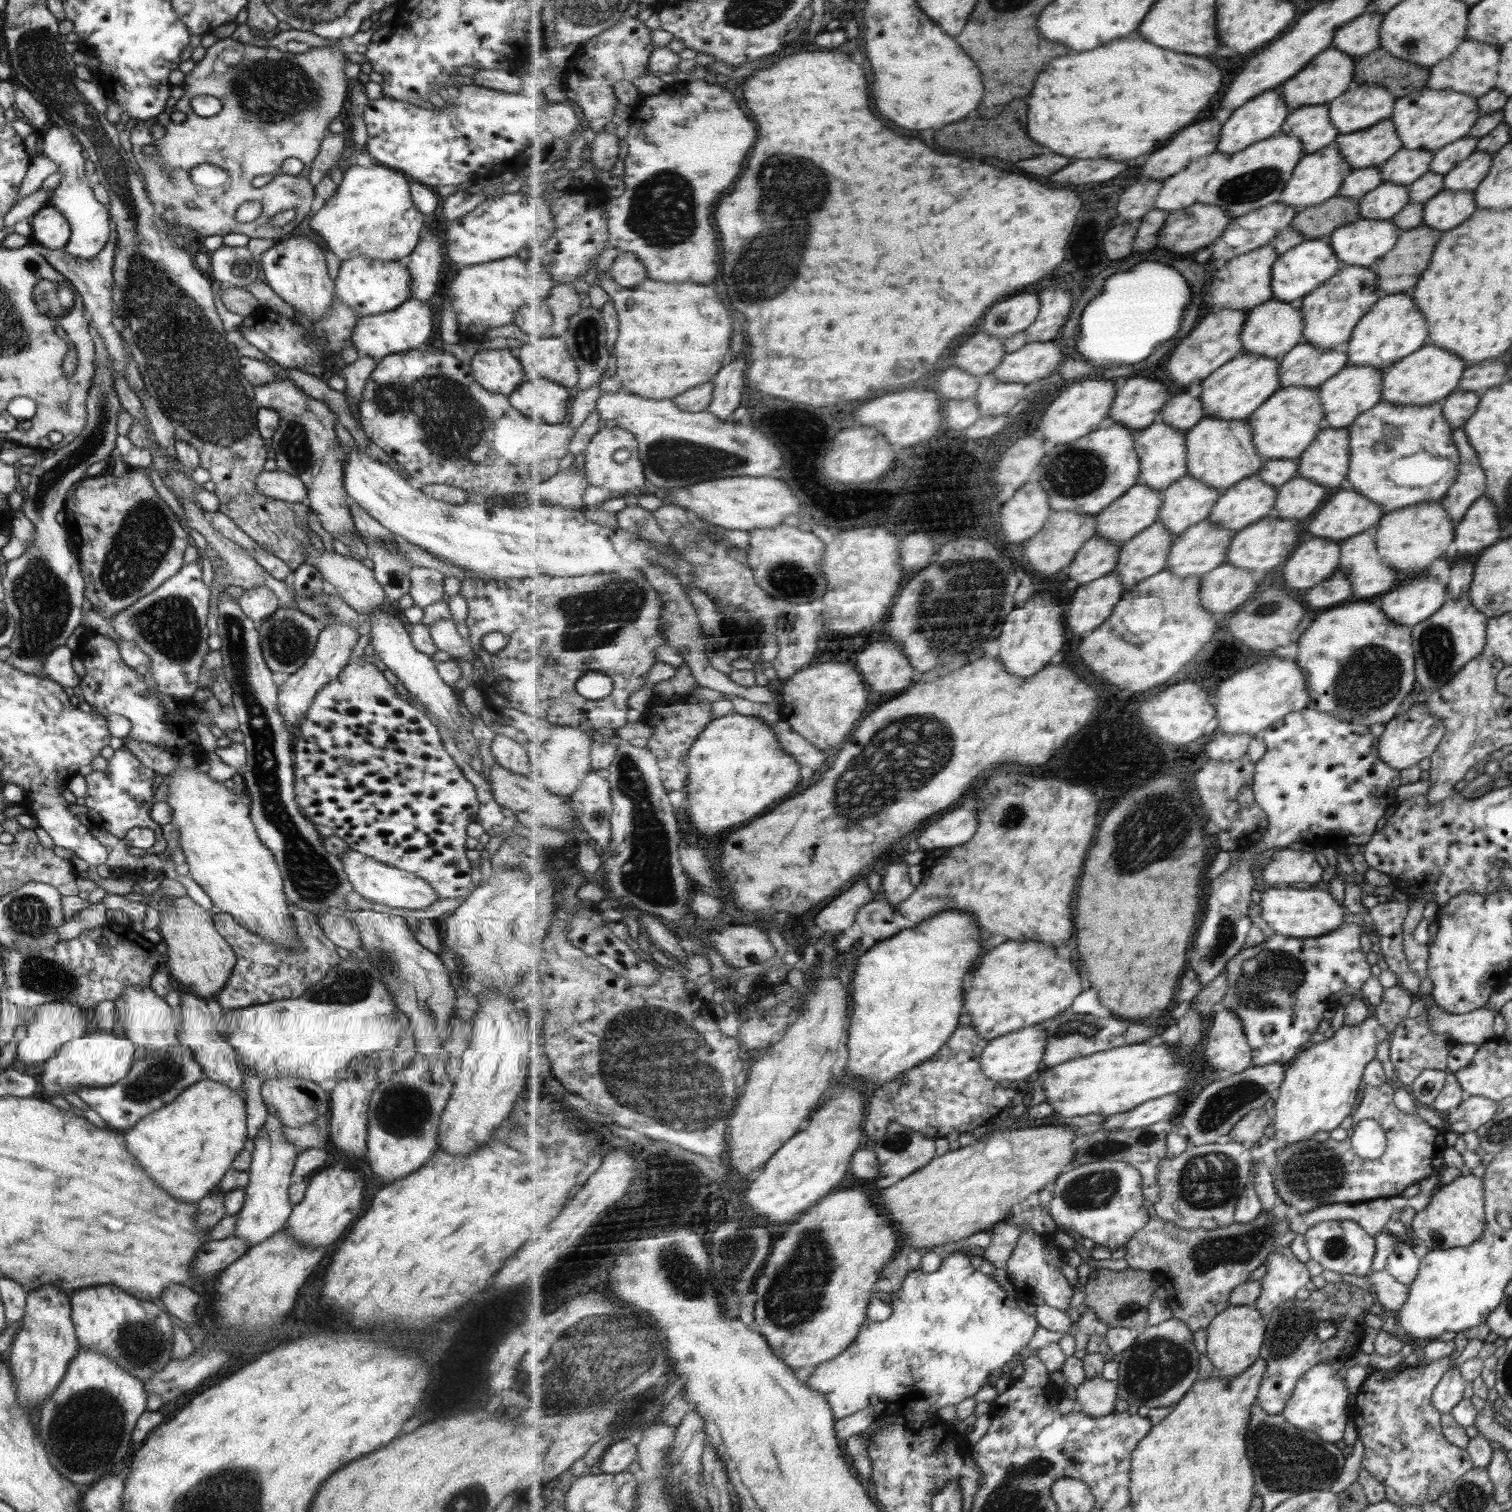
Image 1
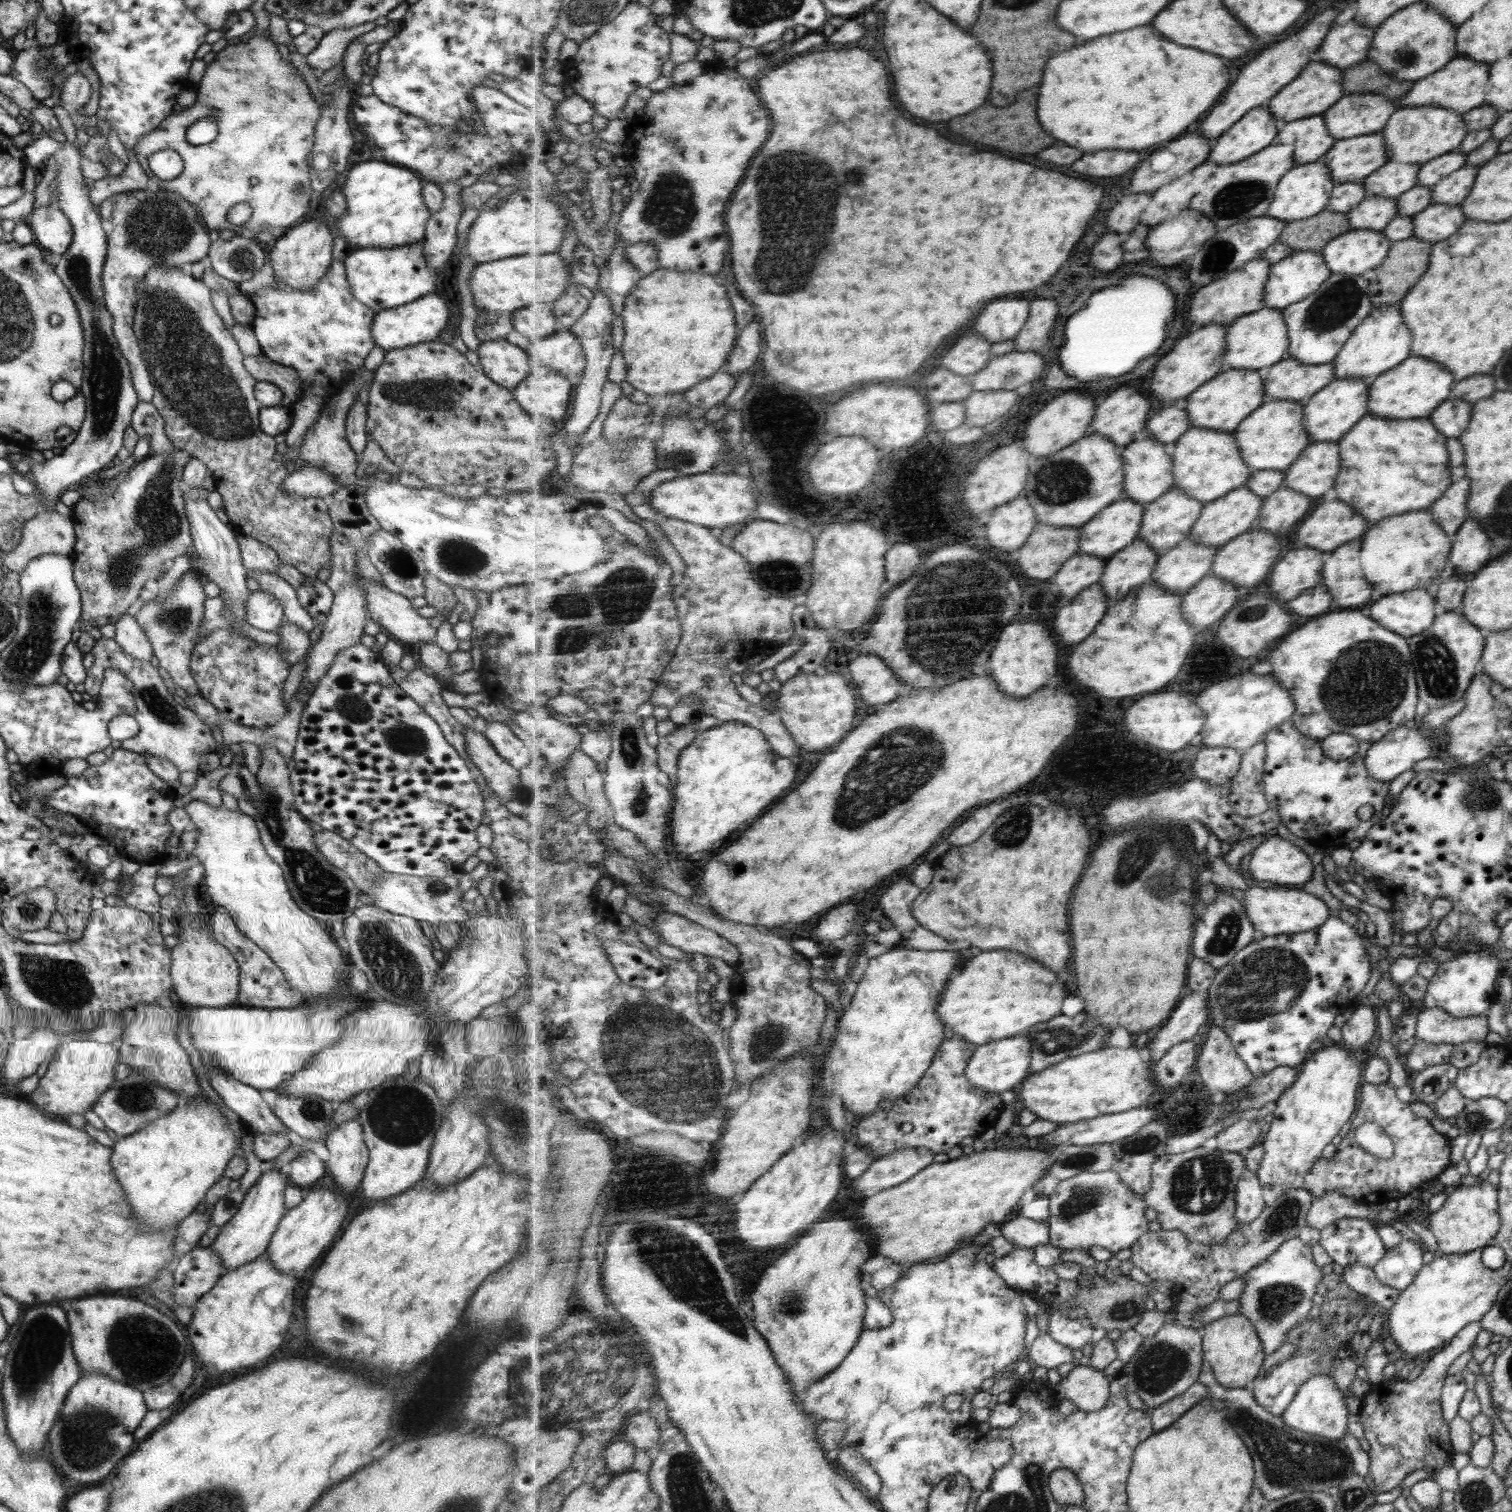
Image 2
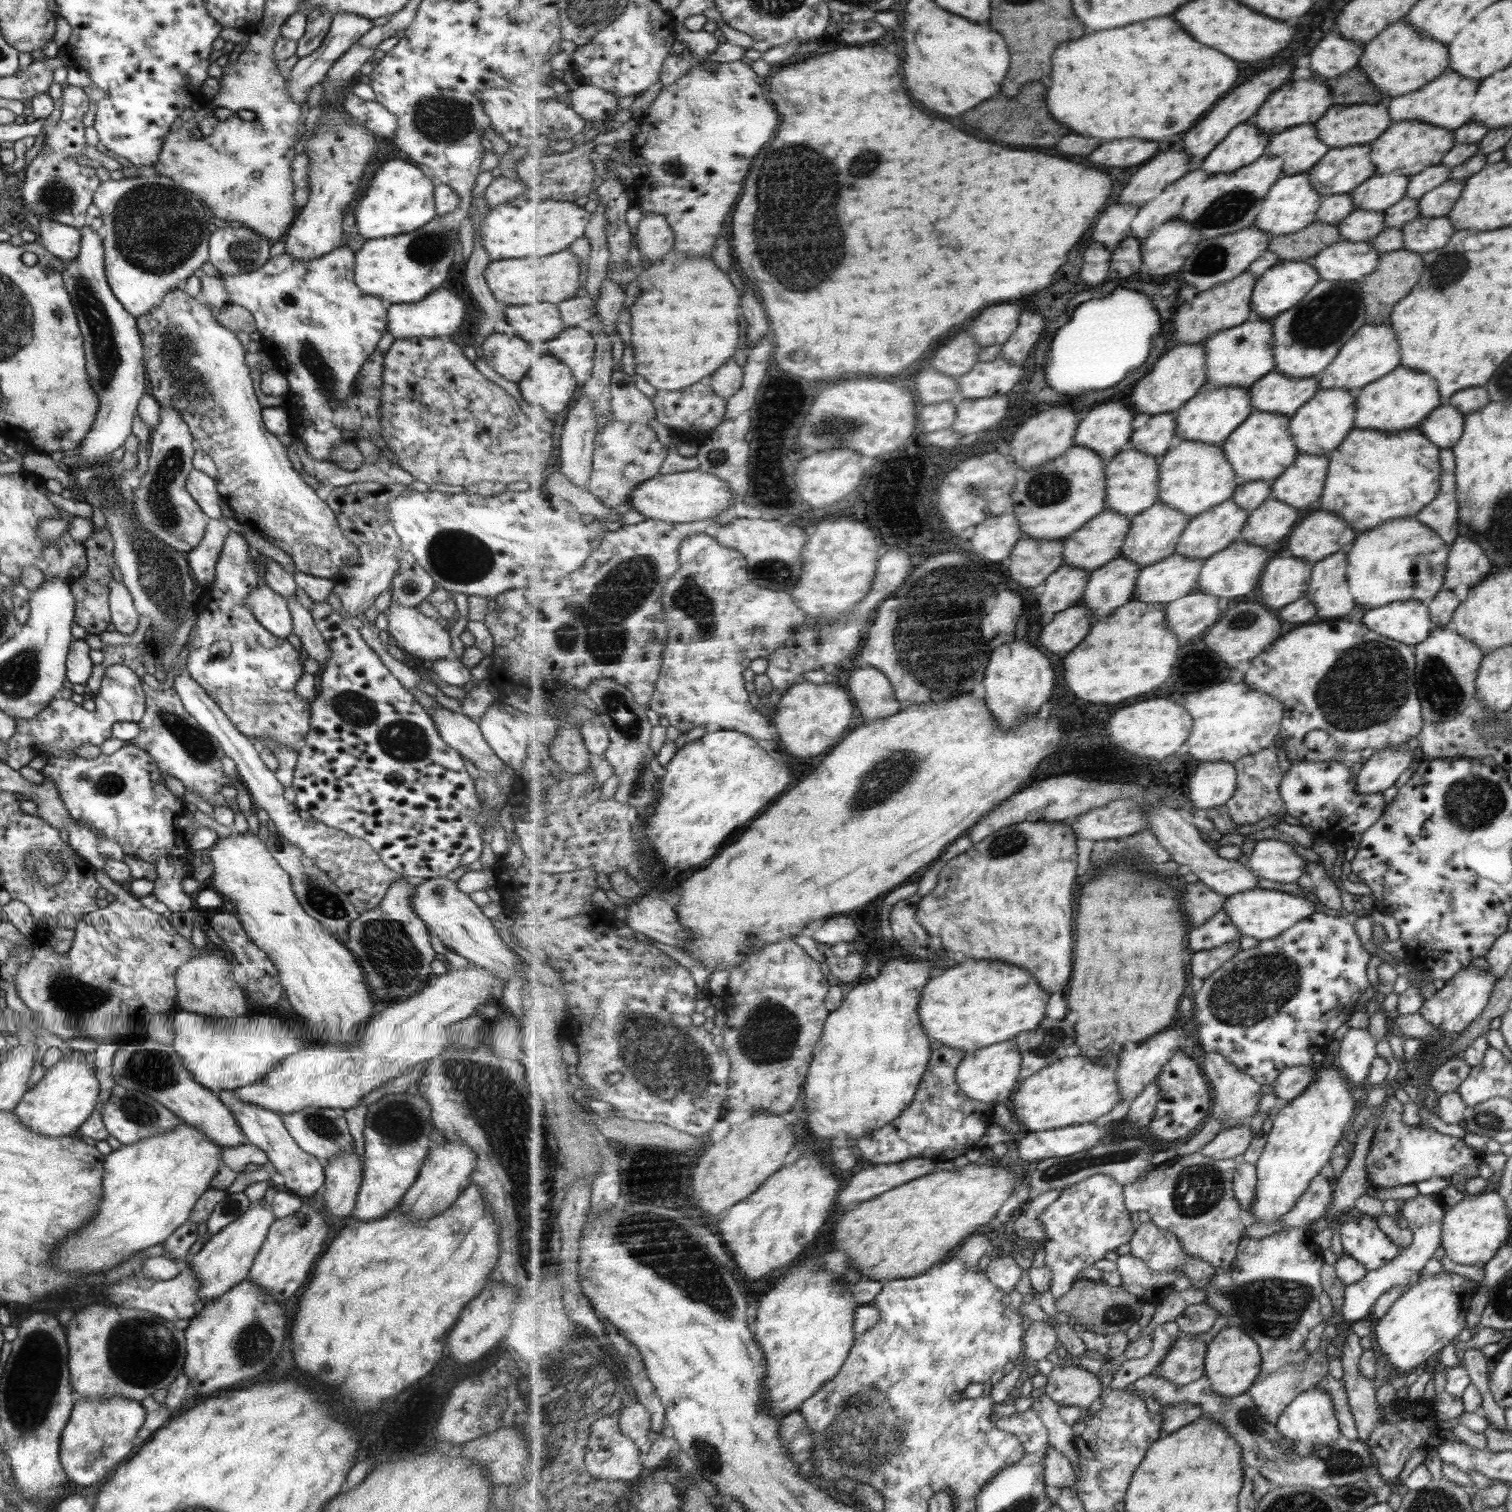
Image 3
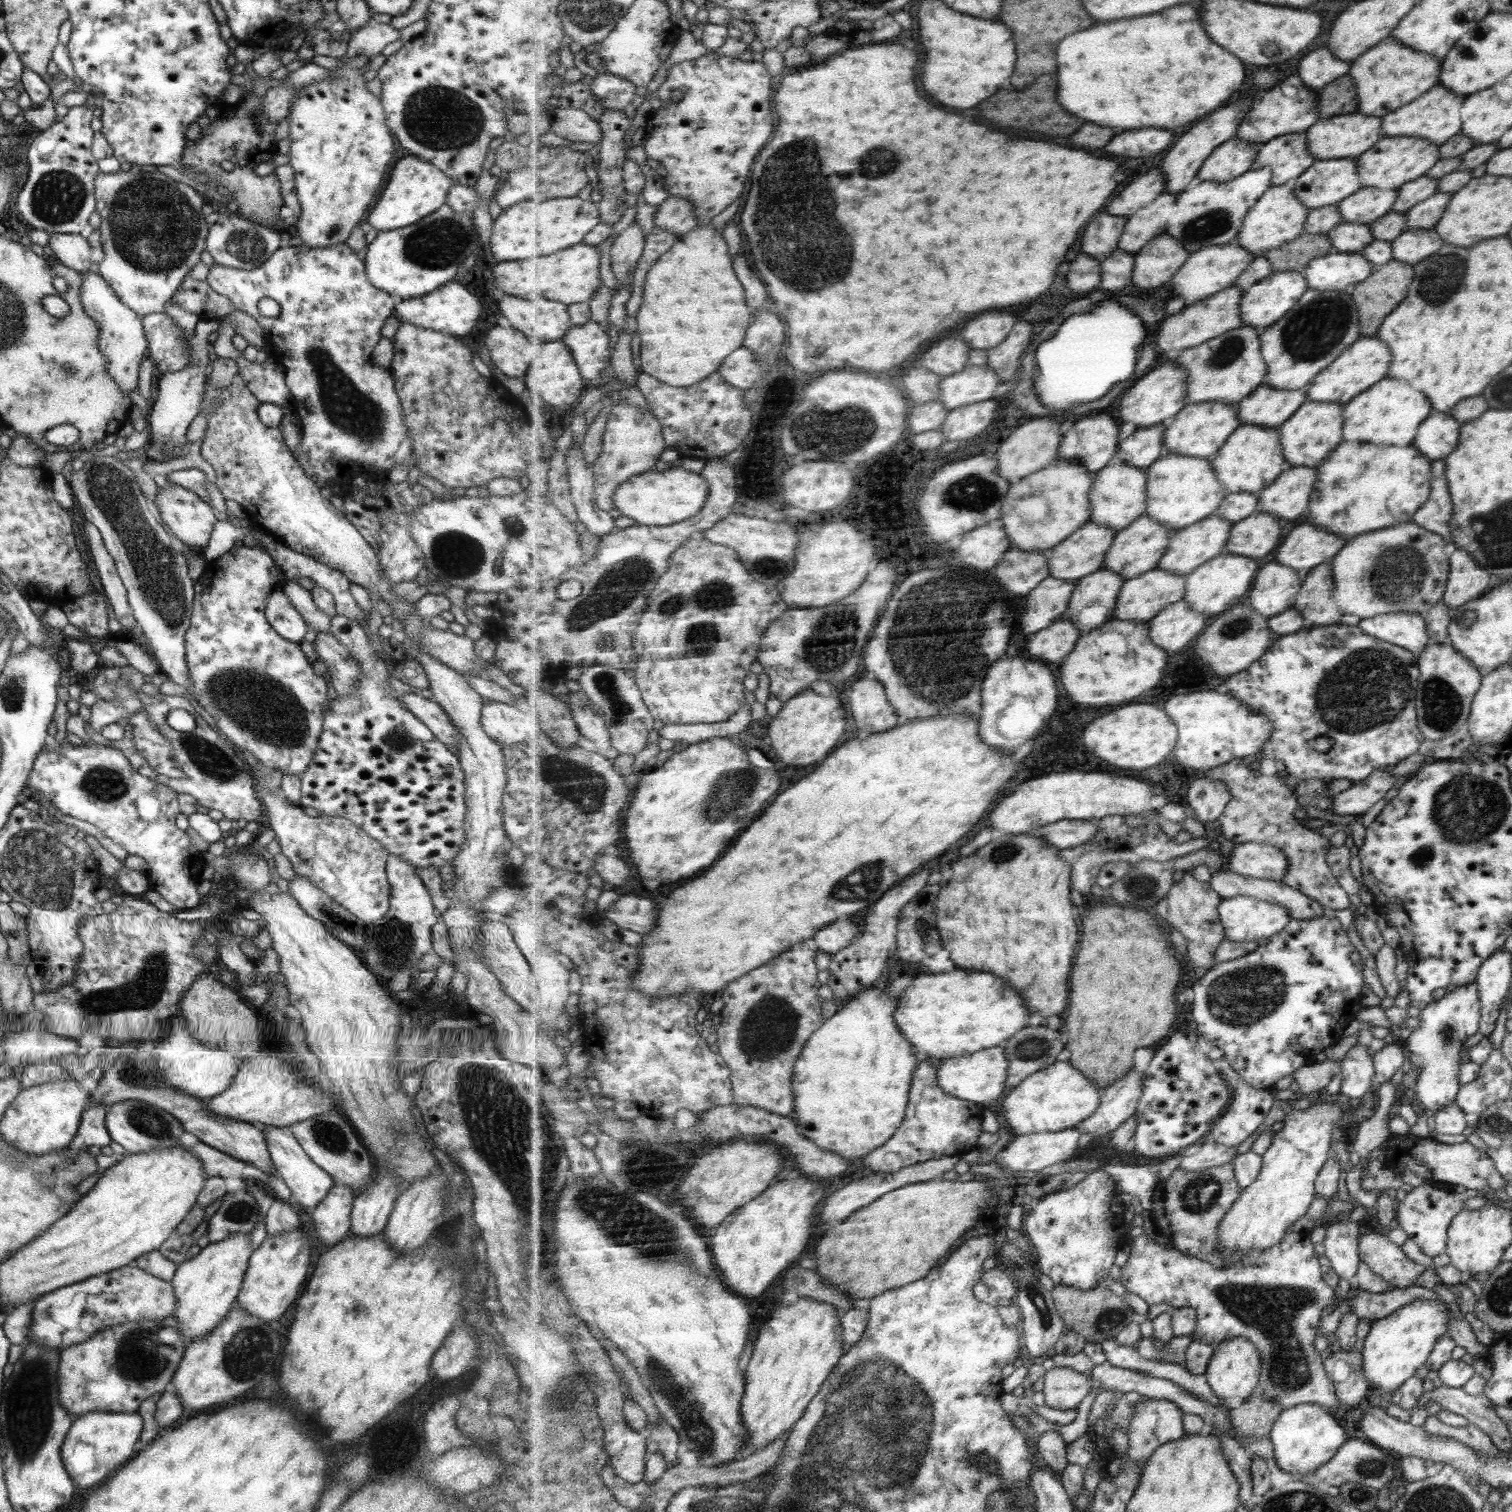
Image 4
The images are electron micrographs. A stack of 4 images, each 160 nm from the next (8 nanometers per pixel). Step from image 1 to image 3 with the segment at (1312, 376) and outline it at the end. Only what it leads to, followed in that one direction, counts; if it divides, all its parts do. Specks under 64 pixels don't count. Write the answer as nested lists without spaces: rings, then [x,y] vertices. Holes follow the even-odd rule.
[[[1277,369],[1253,384],[1250,394],[1256,410],[1282,413],[1292,418],[1321,389],[1320,377],[1297,379]]]

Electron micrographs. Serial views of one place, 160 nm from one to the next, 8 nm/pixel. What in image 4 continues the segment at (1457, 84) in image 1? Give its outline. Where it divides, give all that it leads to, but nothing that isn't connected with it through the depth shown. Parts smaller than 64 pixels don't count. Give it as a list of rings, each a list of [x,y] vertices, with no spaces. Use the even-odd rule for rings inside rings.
[[[1437,84],[1432,86],[1428,92],[1422,94],[1412,102],[1407,102],[1404,106],[1390,111],[1382,118],[1382,137],[1424,137],[1426,140],[1440,146],[1450,137],[1460,133],[1462,125],[1460,109],[1465,98],[1450,92],[1448,88]]]

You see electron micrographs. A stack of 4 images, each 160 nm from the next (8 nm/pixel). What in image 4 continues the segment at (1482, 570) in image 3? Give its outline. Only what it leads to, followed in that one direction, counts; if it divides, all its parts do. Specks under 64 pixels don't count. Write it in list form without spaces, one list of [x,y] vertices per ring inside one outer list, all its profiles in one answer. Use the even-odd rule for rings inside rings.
[[[1451,549],[1449,564],[1450,574],[1442,599],[1449,609],[1464,606],[1492,587],[1490,574],[1482,570],[1466,550]]]

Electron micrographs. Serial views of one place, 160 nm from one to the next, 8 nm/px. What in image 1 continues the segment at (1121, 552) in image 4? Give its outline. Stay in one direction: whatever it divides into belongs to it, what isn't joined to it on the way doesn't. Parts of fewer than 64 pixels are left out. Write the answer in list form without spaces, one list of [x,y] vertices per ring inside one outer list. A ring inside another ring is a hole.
[[[1188,474],[1162,491],[1165,505],[1160,521],[1166,523],[1175,539],[1180,538],[1190,527],[1211,518],[1221,493],[1216,487]]]

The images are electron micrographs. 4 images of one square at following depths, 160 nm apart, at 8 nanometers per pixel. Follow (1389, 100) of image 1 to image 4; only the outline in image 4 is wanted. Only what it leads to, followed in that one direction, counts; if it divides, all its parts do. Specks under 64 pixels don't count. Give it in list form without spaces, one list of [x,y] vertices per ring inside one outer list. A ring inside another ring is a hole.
[[[1350,113],[1334,115],[1332,118],[1324,118],[1306,133],[1309,136],[1311,153],[1317,160],[1333,158],[1357,158],[1373,146],[1382,137],[1382,119],[1374,115],[1362,113]]]

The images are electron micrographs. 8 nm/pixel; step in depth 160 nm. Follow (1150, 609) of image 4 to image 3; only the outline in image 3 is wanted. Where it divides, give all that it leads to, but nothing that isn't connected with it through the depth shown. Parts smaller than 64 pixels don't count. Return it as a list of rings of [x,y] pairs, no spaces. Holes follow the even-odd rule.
[[[1175,553],[1170,558],[1143,568],[1134,600],[1146,604],[1159,602],[1167,606],[1196,592],[1200,588],[1205,561]]]

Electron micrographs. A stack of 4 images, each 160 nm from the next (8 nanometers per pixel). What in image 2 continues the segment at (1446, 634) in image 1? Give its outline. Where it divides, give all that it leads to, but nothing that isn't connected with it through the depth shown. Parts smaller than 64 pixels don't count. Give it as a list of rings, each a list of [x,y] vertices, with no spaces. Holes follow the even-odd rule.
[[[1446,612],[1435,616],[1433,623],[1408,639],[1412,654],[1417,695],[1430,709],[1442,708],[1462,700],[1472,678],[1479,671],[1485,645],[1485,633],[1462,613]]]

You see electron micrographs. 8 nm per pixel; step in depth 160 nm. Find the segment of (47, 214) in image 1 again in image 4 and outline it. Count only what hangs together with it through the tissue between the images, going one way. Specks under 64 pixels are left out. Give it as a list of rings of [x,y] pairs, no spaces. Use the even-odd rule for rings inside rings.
[[[52,233],[49,235],[48,246],[52,248],[61,264],[79,273],[86,272],[88,269],[97,269],[98,265],[90,257],[90,245],[80,233]]]

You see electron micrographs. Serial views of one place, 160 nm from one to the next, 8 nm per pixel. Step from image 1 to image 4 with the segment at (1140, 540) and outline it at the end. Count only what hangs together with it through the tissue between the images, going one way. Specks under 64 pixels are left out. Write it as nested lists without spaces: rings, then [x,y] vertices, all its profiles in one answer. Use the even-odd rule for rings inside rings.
[[[1104,568],[1095,574],[1081,578],[1077,583],[1077,590],[1073,594],[1073,601],[1070,602],[1066,618],[1070,619],[1080,630],[1084,630],[1084,626],[1080,626],[1082,610],[1088,606],[1096,606],[1096,604],[1116,610],[1126,581],[1120,574]]]

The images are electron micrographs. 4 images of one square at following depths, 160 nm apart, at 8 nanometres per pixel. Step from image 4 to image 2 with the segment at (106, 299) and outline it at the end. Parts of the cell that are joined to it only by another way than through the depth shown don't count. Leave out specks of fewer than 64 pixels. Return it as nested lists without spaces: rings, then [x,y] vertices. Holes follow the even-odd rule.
[[[67,141],[61,144],[62,148],[52,154],[58,162],[58,174],[54,183],[58,189],[59,210],[68,217],[73,228],[73,237],[68,250],[55,265],[55,271],[70,291],[81,316],[85,348],[80,392],[85,398],[86,414],[75,439],[62,452],[55,454],[53,459],[38,462],[24,452],[24,458],[30,464],[30,473],[34,475],[35,488],[38,488],[44,498],[44,511],[54,510],[60,494],[65,493],[68,486],[78,484],[94,472],[107,468],[108,463],[123,446],[125,428],[131,424],[134,409],[139,403],[131,383],[129,362],[120,353],[112,328],[113,320],[103,297],[101,272],[107,255],[108,227],[98,214],[99,208],[92,204],[87,185],[89,179],[84,177],[80,167],[79,149]]]

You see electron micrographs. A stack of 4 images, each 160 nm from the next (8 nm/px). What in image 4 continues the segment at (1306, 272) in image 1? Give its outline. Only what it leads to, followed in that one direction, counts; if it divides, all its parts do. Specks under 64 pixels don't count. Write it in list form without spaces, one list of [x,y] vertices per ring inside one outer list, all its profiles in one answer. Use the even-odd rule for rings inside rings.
[[[1276,271],[1272,276],[1245,290],[1245,296],[1243,296],[1241,304],[1245,324],[1262,331],[1275,325],[1301,301],[1301,298],[1310,289],[1309,278],[1306,278],[1305,273],[1300,271]]]

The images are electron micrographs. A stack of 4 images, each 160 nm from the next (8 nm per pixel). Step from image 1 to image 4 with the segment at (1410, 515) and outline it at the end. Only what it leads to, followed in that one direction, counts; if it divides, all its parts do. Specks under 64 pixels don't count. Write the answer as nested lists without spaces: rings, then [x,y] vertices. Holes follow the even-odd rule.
[[[1412,521],[1388,526],[1386,530],[1376,530],[1370,534],[1360,534],[1350,540],[1333,559],[1334,602],[1340,607],[1342,616],[1350,614],[1358,618],[1374,618],[1380,614],[1412,612],[1423,615],[1430,608],[1442,603],[1443,594],[1450,574],[1449,556],[1451,549],[1440,535],[1430,532]]]

